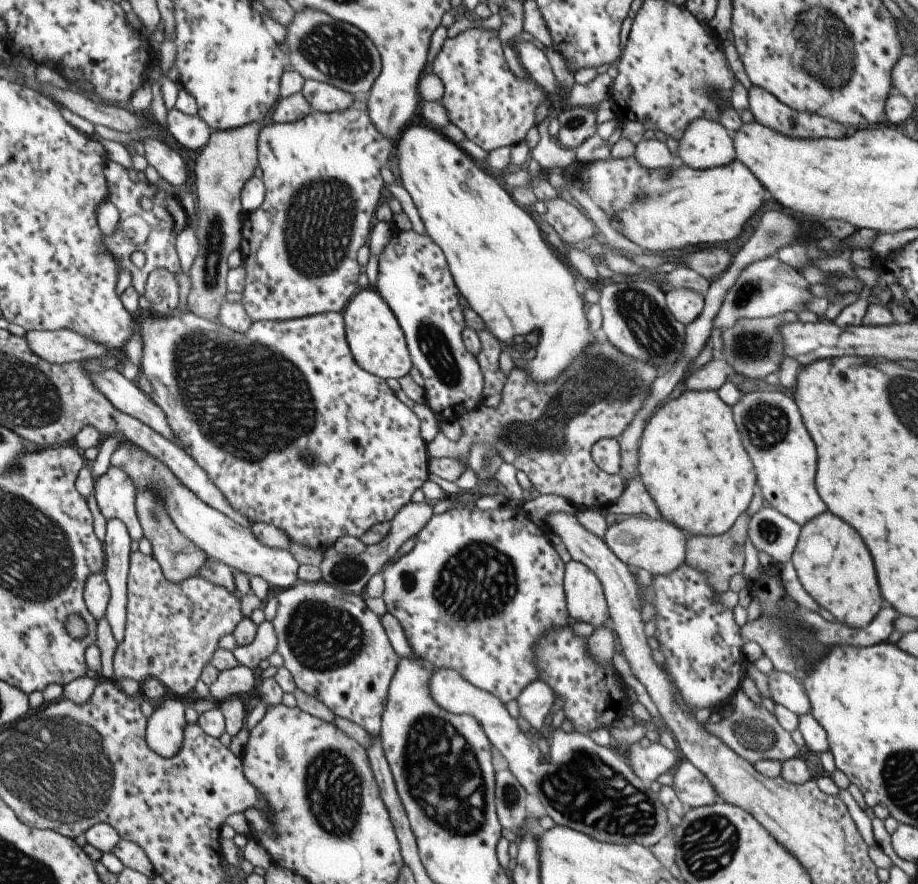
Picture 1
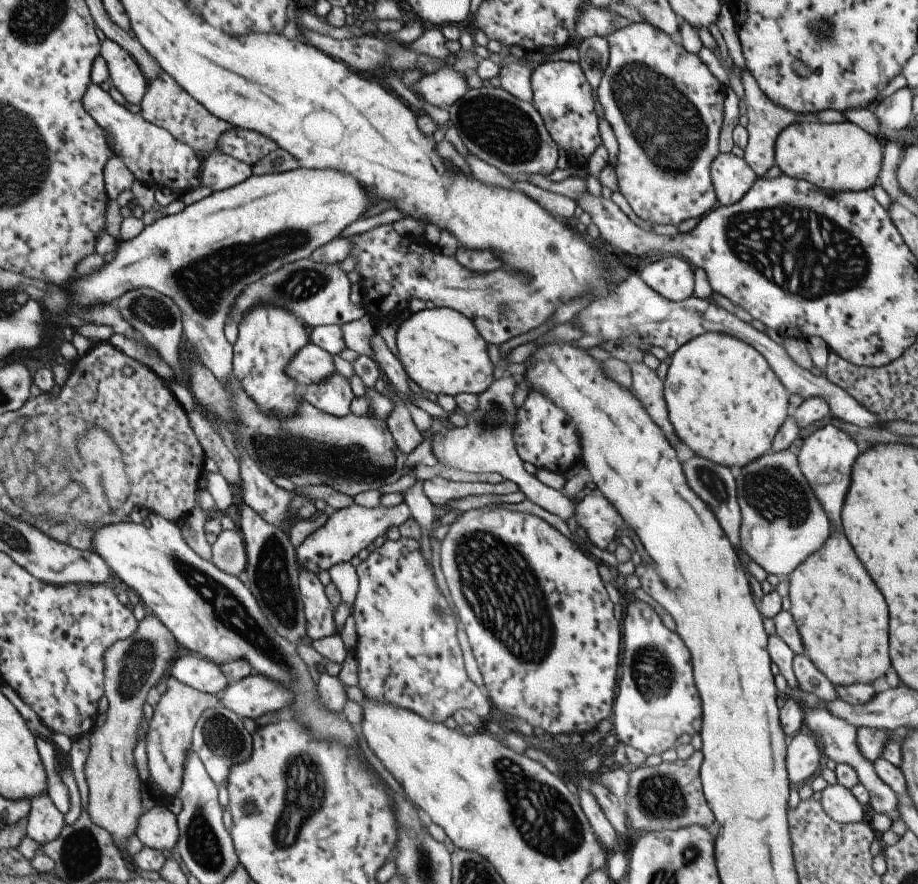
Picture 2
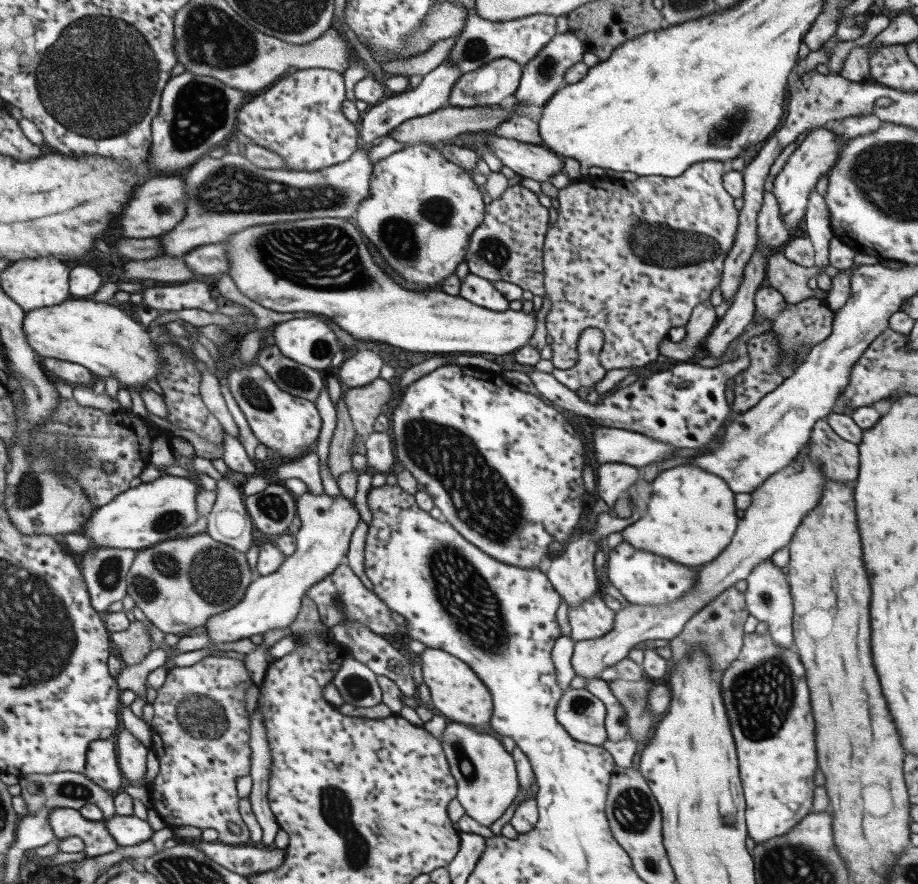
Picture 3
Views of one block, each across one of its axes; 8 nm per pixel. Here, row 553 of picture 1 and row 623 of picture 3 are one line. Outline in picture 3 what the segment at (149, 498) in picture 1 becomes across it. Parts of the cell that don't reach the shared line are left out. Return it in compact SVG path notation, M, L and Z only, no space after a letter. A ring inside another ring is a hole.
M199 533L185 539L167 540L137 551L126 575L126 592L133 599L134 606L139 607L157 630L179 636L196 626L204 626L209 616L235 606L252 581L252 572L244 554L212 540L207 534Z

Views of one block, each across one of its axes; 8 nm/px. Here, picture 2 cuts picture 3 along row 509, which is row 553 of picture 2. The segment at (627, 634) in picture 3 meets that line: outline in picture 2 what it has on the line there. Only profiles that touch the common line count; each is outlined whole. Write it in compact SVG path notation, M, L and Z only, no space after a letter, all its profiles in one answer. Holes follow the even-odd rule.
M788 449L767 452L742 466L734 482L741 512L740 548L743 556L755 561L766 574L787 578L833 532L827 515L799 472L796 456Z

